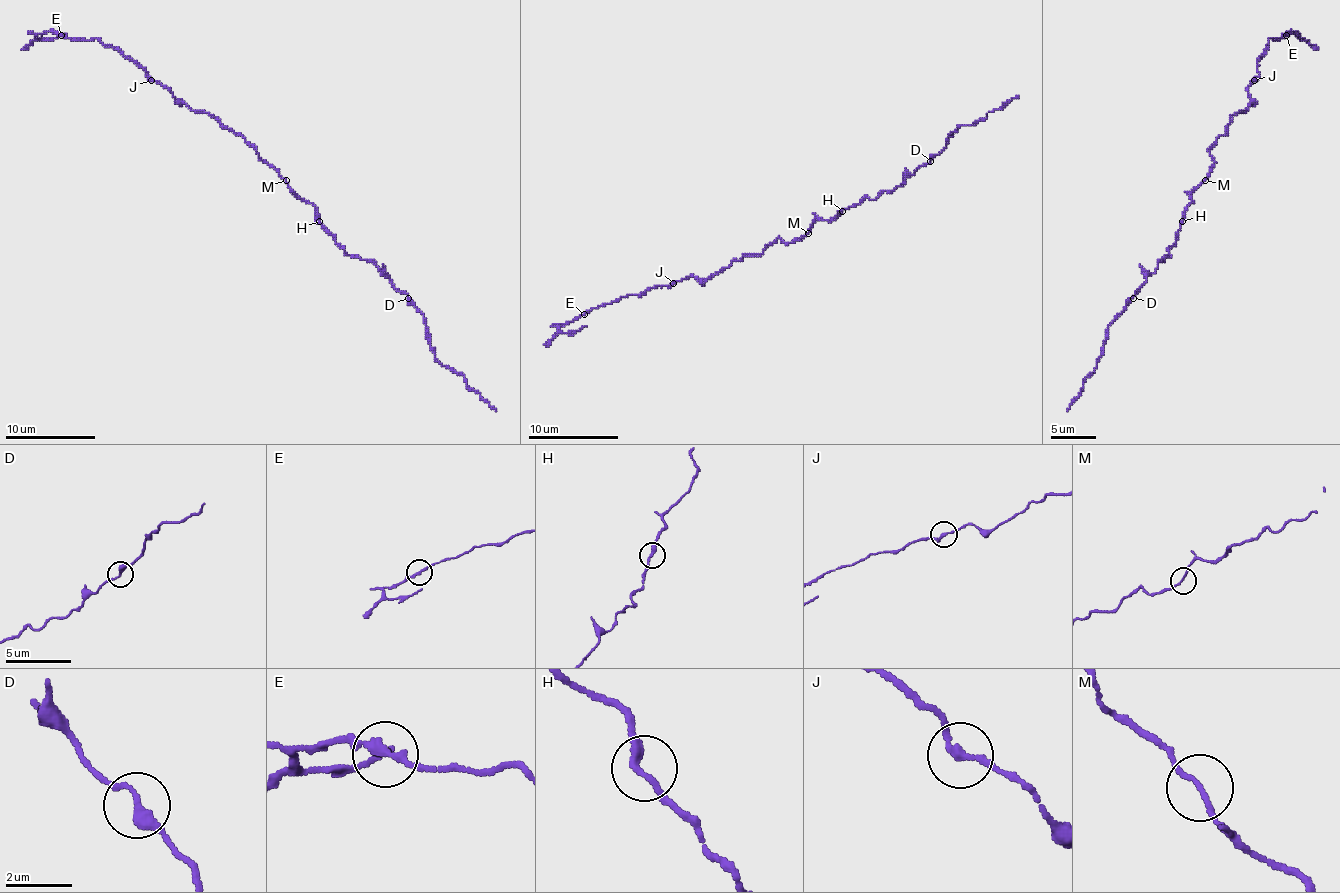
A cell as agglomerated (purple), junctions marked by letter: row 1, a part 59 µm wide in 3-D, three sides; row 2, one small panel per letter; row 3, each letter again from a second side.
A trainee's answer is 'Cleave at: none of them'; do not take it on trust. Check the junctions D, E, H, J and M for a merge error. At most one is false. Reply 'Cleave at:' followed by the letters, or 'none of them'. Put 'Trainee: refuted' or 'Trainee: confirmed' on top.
Trainee: refuted
Cleave at: E

